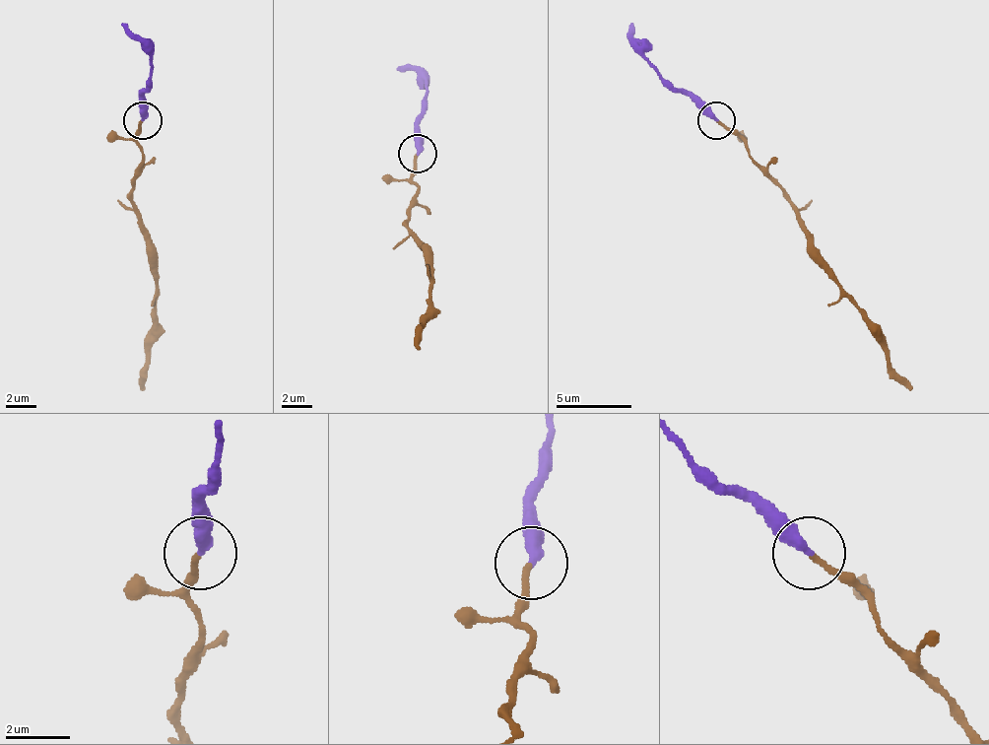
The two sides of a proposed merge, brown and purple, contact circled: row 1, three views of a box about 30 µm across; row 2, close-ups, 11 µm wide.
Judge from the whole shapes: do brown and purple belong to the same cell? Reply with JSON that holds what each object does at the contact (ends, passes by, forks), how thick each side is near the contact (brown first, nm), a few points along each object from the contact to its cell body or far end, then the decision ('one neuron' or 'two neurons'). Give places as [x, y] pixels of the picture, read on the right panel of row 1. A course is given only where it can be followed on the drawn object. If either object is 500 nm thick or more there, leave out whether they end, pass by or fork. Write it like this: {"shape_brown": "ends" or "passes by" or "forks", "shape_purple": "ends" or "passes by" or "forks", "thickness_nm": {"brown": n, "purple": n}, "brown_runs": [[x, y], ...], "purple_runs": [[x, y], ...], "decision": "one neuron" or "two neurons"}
{"shape_brown": "ends", "shape_purple": "ends", "thickness_nm": {"brown": 170, "purple": 400}, "brown_runs": [[715, 123], [738, 138], [757, 165], [783, 191], [807, 237], [807, 252], [863, 316], [887, 363], [913, 389]], "purple_runs": [[715, 119], [678, 93], [647, 58], [631, 39], [631, 24]], "decision": "one neuron"}

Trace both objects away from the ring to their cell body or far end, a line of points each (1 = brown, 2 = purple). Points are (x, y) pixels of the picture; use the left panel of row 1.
1: (143, 123), (136, 138), (143, 165), (132, 191), (147, 237), (147, 252), (155, 279), (151, 363), (143, 389)
2: (143, 119), (143, 93), (151, 58), (120, 24)

